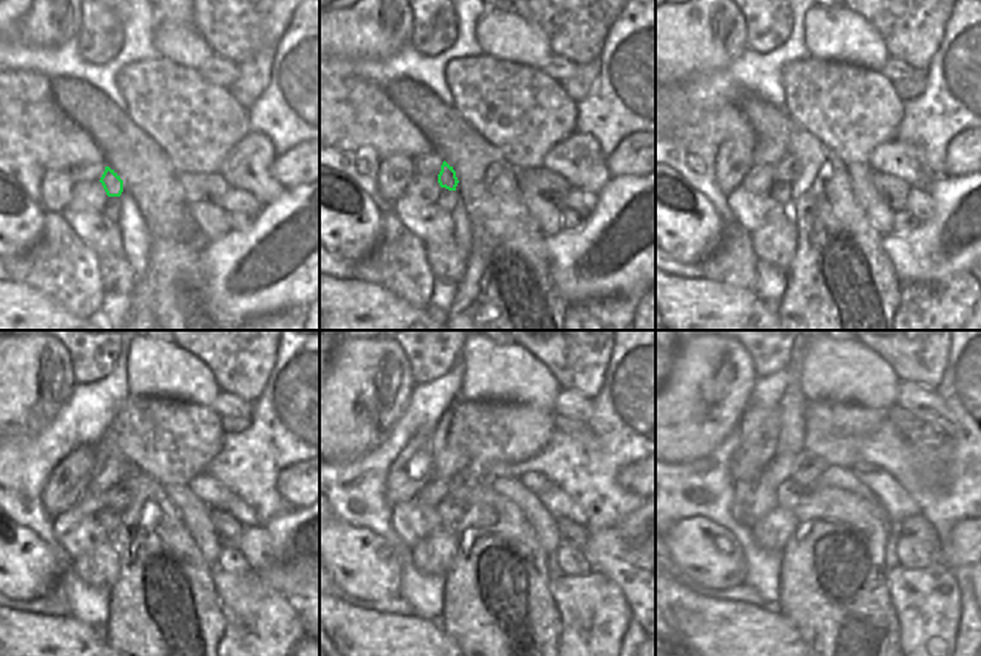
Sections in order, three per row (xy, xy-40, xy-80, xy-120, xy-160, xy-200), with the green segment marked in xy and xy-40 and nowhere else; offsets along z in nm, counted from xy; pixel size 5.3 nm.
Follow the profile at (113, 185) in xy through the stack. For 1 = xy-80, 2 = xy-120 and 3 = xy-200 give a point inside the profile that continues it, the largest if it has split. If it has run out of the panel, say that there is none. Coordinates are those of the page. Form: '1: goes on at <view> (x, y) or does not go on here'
1: goes on at xy-80 (786, 170)
2: goes on at xy-120 (117, 499)
3: goes on at xy-200 (807, 469)

